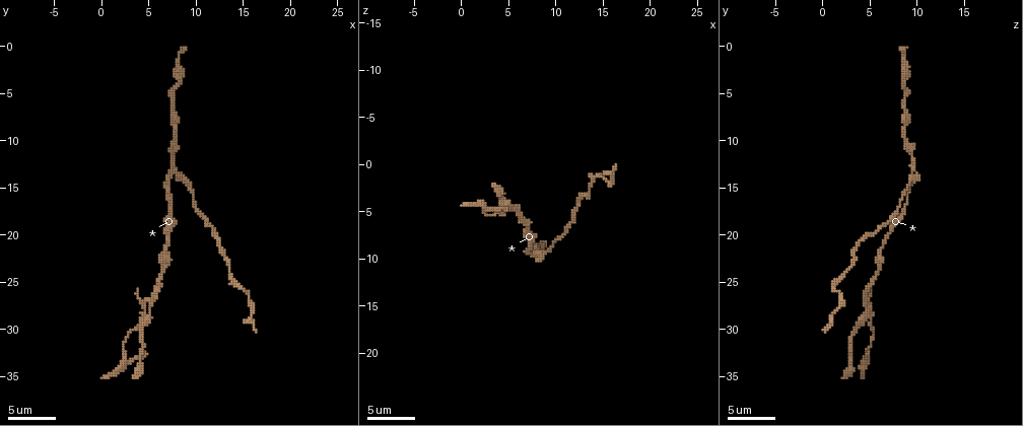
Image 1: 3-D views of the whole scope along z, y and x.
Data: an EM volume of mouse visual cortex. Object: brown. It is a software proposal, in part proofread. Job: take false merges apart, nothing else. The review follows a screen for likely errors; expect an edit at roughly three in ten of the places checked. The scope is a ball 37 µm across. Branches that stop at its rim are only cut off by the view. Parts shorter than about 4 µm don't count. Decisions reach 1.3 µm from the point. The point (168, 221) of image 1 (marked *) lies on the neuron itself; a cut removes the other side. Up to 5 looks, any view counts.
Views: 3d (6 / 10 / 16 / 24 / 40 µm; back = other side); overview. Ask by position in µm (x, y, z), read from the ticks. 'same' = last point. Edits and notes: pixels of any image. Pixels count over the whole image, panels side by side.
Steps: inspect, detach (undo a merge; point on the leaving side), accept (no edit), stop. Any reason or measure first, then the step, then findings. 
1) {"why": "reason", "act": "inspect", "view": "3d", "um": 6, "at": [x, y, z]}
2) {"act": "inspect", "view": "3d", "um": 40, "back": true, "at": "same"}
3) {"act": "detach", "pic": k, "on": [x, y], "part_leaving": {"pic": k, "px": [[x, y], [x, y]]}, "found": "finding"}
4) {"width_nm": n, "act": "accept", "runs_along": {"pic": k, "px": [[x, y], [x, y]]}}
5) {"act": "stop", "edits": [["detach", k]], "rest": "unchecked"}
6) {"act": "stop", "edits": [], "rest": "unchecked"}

{"why": "calibre changes", "act": "inspect", "view": "3d", "um": 16, "at": [6.8, 21.6, 6.2]}

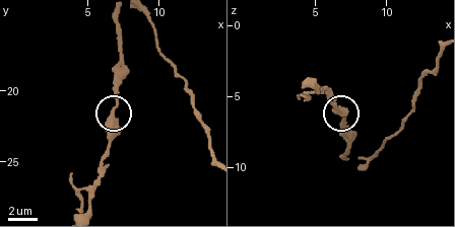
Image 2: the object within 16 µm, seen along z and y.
{"act": "accept", "found": "continuous, no second neuron"}

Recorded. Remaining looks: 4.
{"why": "three arms meet", "act": "inspect", "view": "3d", "um": 6, "at": [7.8, 13.0, 9.6]}

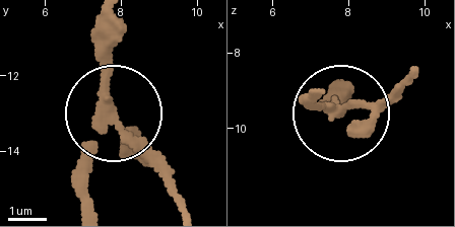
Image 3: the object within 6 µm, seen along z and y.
{"arms": 3, "act": "detach", "pic": 3, "on": [145, 161], "part_leaving": {"pic": 3, "px": [[109, 114], [177, 207]]}, "found": "two neurons meet here"}

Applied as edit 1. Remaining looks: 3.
{"act": "inspect", "view": "overview"}

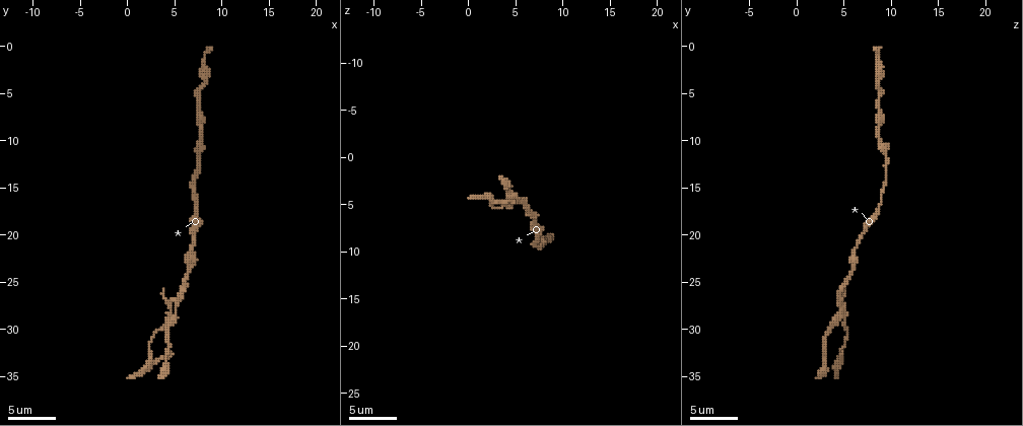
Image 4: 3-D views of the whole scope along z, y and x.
{"why": "two arms at a narrow angle", "act": "inspect", "view": "3d", "um": 16, "at": [5.0, 26.8, 4.6]}

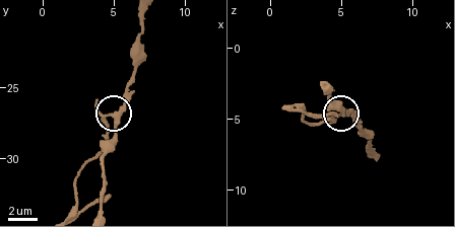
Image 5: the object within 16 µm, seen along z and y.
{"act": "detach", "pic": 5, "on": [98, 100], "found": "a second neuron is stuck on"}

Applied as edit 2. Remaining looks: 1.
{"act": "stop", "edits": [["detach", 3], ["detach", 5]], "rest": "unchecked"}

